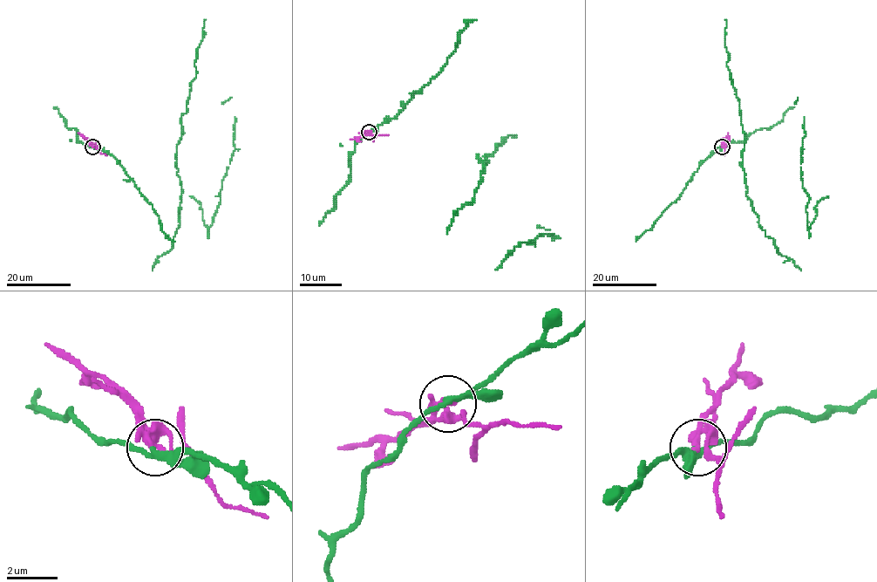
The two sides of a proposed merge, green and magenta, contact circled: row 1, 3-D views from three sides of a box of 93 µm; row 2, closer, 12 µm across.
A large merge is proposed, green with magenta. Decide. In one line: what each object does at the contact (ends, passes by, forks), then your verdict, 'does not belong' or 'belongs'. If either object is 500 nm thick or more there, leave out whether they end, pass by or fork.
green passes by; magenta passes by; does not belong

